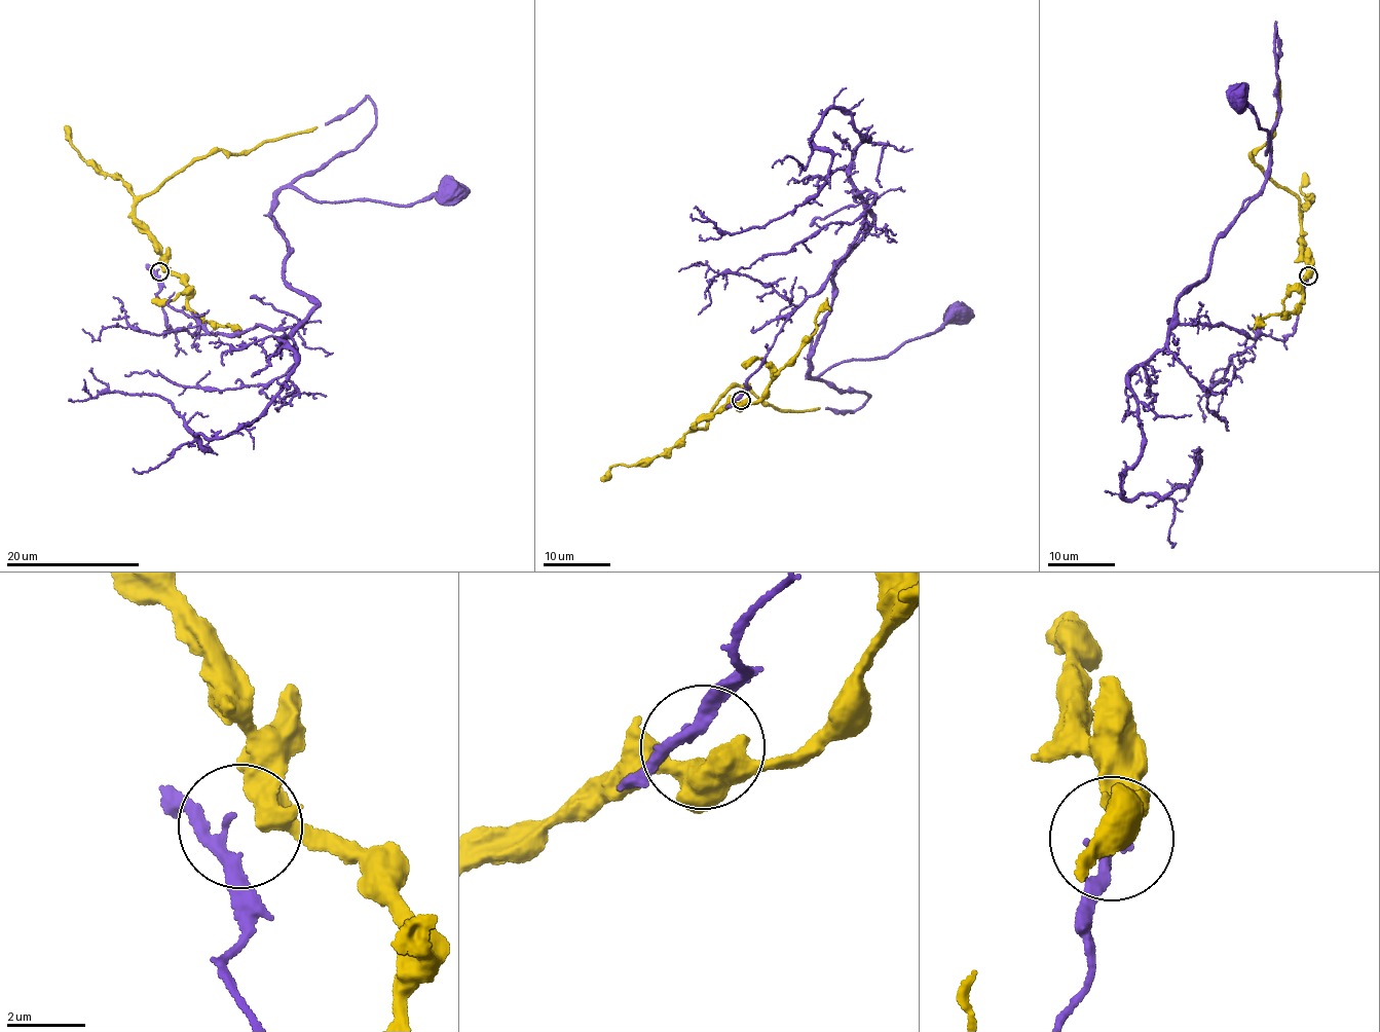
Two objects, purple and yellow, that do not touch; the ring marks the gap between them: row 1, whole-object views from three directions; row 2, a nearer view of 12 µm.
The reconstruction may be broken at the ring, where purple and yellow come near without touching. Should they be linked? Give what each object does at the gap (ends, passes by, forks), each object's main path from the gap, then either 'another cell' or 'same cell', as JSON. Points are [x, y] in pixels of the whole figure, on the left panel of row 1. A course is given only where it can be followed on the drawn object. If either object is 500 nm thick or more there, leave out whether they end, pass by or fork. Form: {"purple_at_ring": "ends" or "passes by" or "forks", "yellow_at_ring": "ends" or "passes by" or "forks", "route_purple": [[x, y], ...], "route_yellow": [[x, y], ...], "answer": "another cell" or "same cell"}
{"purple_at_ring": "passes by", "yellow_at_ring": "passes by", "route_purple": [[157, 270], [175, 331], [293, 329], [316, 302], [285, 281], [274, 195], [408, 206], [446, 190]], "route_yellow": [[161, 270], [158, 244], [136, 219], [136, 205], [187, 166], [215, 150], [248, 154], [264, 142], [316, 126]], "answer": "same cell"}

